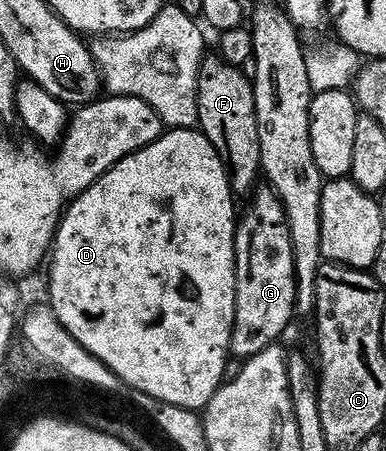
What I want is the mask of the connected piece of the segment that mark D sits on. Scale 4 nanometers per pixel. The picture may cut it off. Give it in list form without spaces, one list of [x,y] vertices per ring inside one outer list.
[[[171,128],[164,132],[157,140],[153,140],[145,148],[141,148],[137,152],[125,156],[117,164],[113,164],[113,168],[109,168],[103,173],[92,186],[85,188],[76,198],[71,199],[67,203],[63,216],[59,220],[59,226],[55,229],[55,241],[49,251],[51,271],[47,274],[48,296],[46,295],[46,297],[49,299],[49,305],[53,308],[57,320],[61,320],[61,324],[73,336],[73,340],[77,340],[77,344],[89,348],[89,352],[93,352],[93,356],[97,356],[97,360],[104,362],[119,377],[120,383],[124,387],[132,386],[132,391],[140,394],[148,394],[157,400],[165,400],[169,404],[177,404],[181,408],[189,408],[190,410],[199,412],[210,402],[213,392],[222,383],[222,369],[229,359],[231,325],[235,319],[235,227],[237,225],[237,209],[235,210],[234,201],[236,202],[236,199],[231,193],[231,185],[227,179],[227,169],[223,166],[221,156],[217,156],[213,144],[209,144],[209,140],[205,137],[203,131],[198,128]]]

